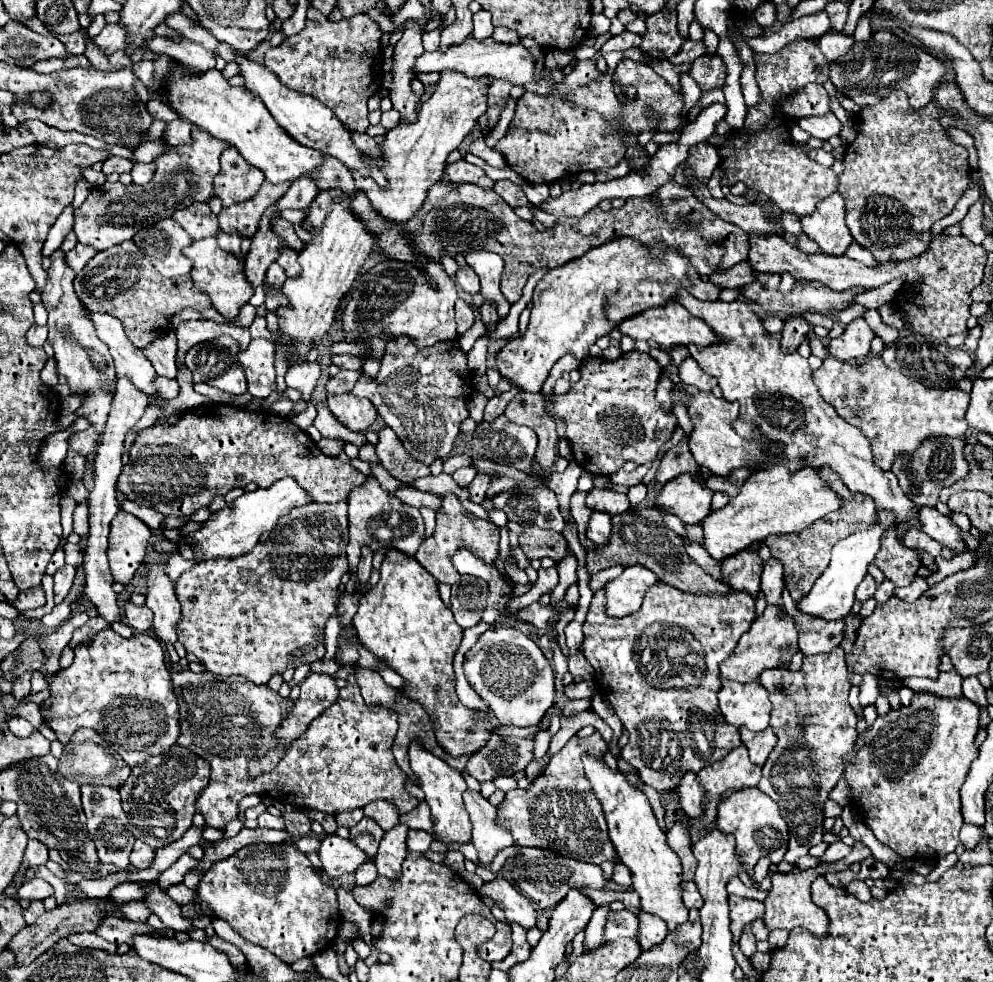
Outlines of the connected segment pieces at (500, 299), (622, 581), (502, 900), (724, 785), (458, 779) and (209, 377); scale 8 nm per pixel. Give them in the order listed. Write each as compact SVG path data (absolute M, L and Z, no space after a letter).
M470 251L466 255L466 263L478 273L480 283L482 283L482 297L484 301L494 301L496 303L496 311L498 315L504 319L510 311L510 303L504 299L502 291L500 291L500 277L502 277L502 257L496 253L488 253L488 251Z
M642 565L626 567L624 573L606 583L606 597L608 597L608 615L624 617L640 609L644 601L644 593L658 583L658 577L644 569Z
M496 877L494 881L484 883L482 895L488 895L494 899L494 903L504 911L508 923L518 923L524 929L530 929L536 925L536 911L530 899L524 899L522 893L518 893L510 881Z
M744 745L732 749L732 753L728 753L728 757L722 757L720 761L716 761L716 765L708 765L708 767L700 769L698 781L706 789L708 803L704 809L704 817L694 819L692 823L696 823L698 827L708 827L716 819L718 797L724 791L758 785L760 775L762 775L760 771L762 771L762 767L750 761L748 749L744 749Z
M420 739L412 741L408 755L410 755L410 769L416 775L416 779L420 783L420 789L426 795L426 803L430 805L434 833L438 835L438 841L442 841L442 843L448 843L448 841L468 843L472 827L470 827L468 811L466 811L464 801L462 801L462 793L466 791L466 781L464 781L462 773L452 769L444 759L438 759L432 751L428 751L420 743Z
M218 337L194 345L186 353L186 365L194 375L194 383L208 383L232 395L246 393L244 371L238 363L238 343L230 337Z

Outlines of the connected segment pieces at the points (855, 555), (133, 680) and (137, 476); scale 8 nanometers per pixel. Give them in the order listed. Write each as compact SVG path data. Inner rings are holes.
M876 511L876 523L870 525L866 531L856 531L850 537L838 541L832 549L832 561L826 567L826 571L818 577L818 581L814 583L814 587L810 589L810 593L796 603L796 607L802 613L810 613L810 615L818 615L824 617L826 621L838 621L840 617L844 617L854 603L854 591L860 585L860 581L864 579L868 565L874 561L878 549L880 549L880 541L884 531L894 529L896 525L892 525L892 517L888 517L888 513L880 513Z
M112 629L98 631L90 641L78 645L74 649L74 661L70 667L60 669L50 685L50 697L40 705L42 717L46 725L56 733L60 743L68 743L72 733L80 729L92 727L104 737L108 743L116 747L122 759L134 767L144 763L152 755L162 755L170 747L176 745L180 737L180 723L178 723L178 703L172 691L170 673L164 663L164 651L156 637L146 633L136 633L130 639L120 637Z
M208 403L204 407L184 411L174 423L156 423L148 429L138 431L138 437L134 439L128 457L130 461L124 465L116 489L132 501L148 505L162 515L176 517L192 515L200 507L210 505L216 495L226 495L234 487L246 487L250 481L254 481L258 487L270 487L274 481L290 475L304 489L312 491L314 501L336 503L344 501L348 497L348 491L356 485L362 485L366 479L350 463L342 463L338 457L328 457L320 453L308 433L296 427L286 417L278 417L268 411L264 411L264 415L242 411L234 405L218 403Z

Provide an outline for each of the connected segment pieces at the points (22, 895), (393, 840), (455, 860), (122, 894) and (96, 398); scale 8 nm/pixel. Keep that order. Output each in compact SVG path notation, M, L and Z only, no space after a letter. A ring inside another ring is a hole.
M32 879L18 889L18 899L46 899L54 895L54 889L44 879Z
M398 823L396 827L384 833L378 855L374 857L380 875L388 879L396 879L400 875L400 865L408 853L406 835L408 835L408 827L404 823Z
M448 851L448 855L446 855L446 859L444 859L444 863L448 865L448 867L452 867L456 873L464 873L464 855L462 853L458 853L458 851Z
M124 883L124 885L118 885L110 891L110 897L112 901L116 903L126 903L126 901L140 901L142 899L142 893L140 893L140 887L138 885L132 885L132 883Z
M96 389L96 393L92 391L92 395L88 395L88 401L84 401L84 405L76 411L76 417L88 419L92 429L96 429L98 435L102 437L104 421L110 411L110 403L112 403L112 393L106 393L104 389L102 391Z

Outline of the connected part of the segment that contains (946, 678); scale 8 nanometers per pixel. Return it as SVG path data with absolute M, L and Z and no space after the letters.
M952 669L950 673L940 673L938 679L904 679L902 685L906 685L908 689L912 689L914 693L920 693L920 691L928 691L928 693L948 693L952 697L958 697L962 691L962 675Z

